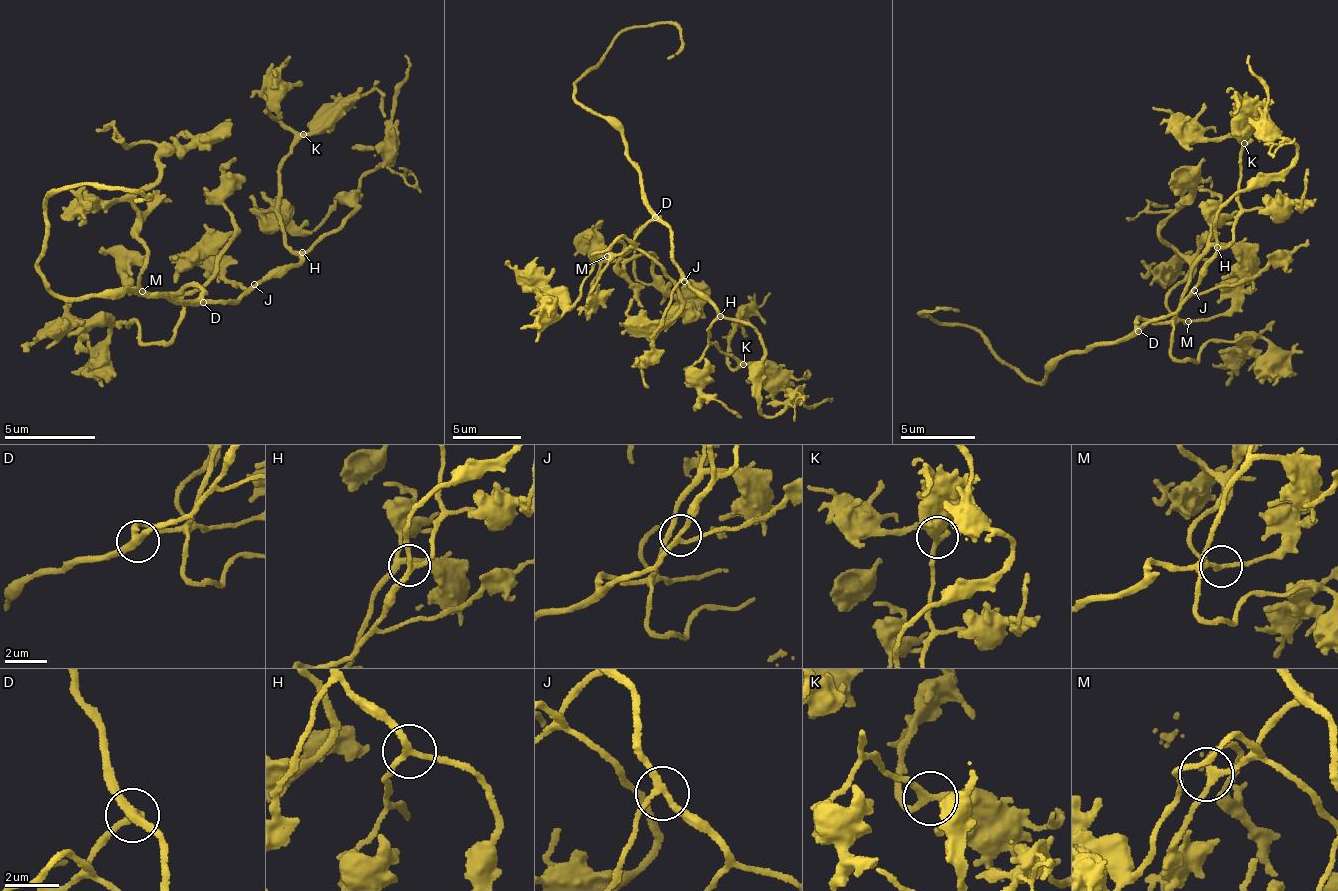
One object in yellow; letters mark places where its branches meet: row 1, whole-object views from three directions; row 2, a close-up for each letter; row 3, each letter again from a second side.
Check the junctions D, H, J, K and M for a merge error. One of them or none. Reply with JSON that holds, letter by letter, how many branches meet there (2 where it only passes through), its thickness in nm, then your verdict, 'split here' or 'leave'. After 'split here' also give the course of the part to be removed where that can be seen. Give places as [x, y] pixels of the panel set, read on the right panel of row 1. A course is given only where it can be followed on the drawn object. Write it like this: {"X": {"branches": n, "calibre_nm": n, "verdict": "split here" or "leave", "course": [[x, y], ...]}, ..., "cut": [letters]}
{"D": {"branches": 3, "calibre_nm": 280, "verdict": "leave"}, "H": {"branches": 3, "calibre_nm": 200, "verdict": "leave"}, "J": {"branches": 3, "calibre_nm": 190, "verdict": "leave"}, "K": {"branches": 3, "calibre_nm": 260, "verdict": "leave"}, "M": {"branches": 3, "calibre_nm": 200, "verdict": "leave"}, "cut": []}

